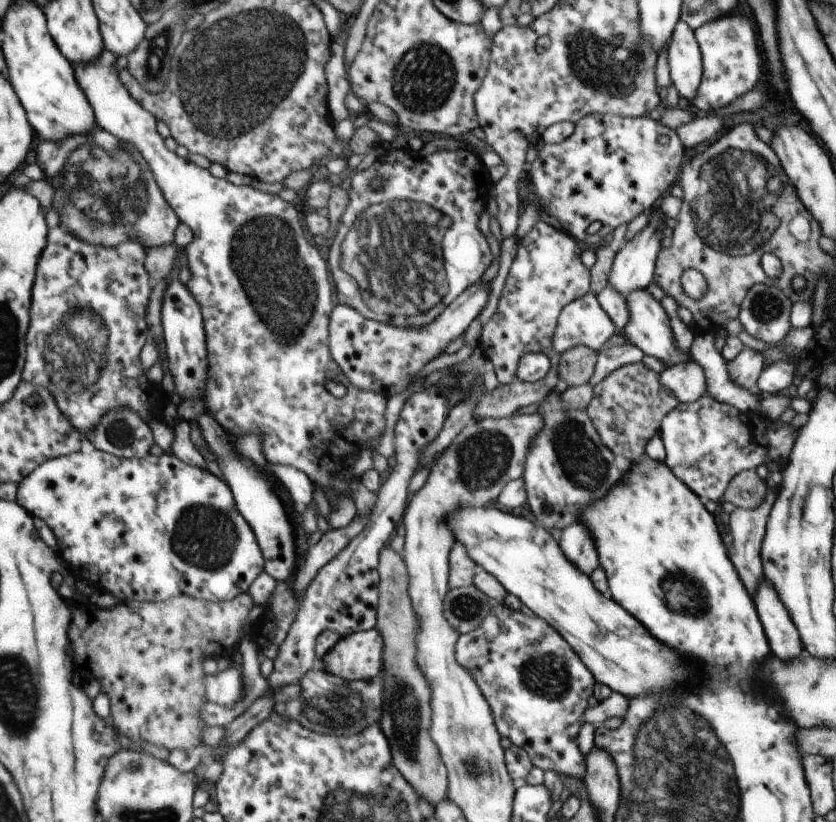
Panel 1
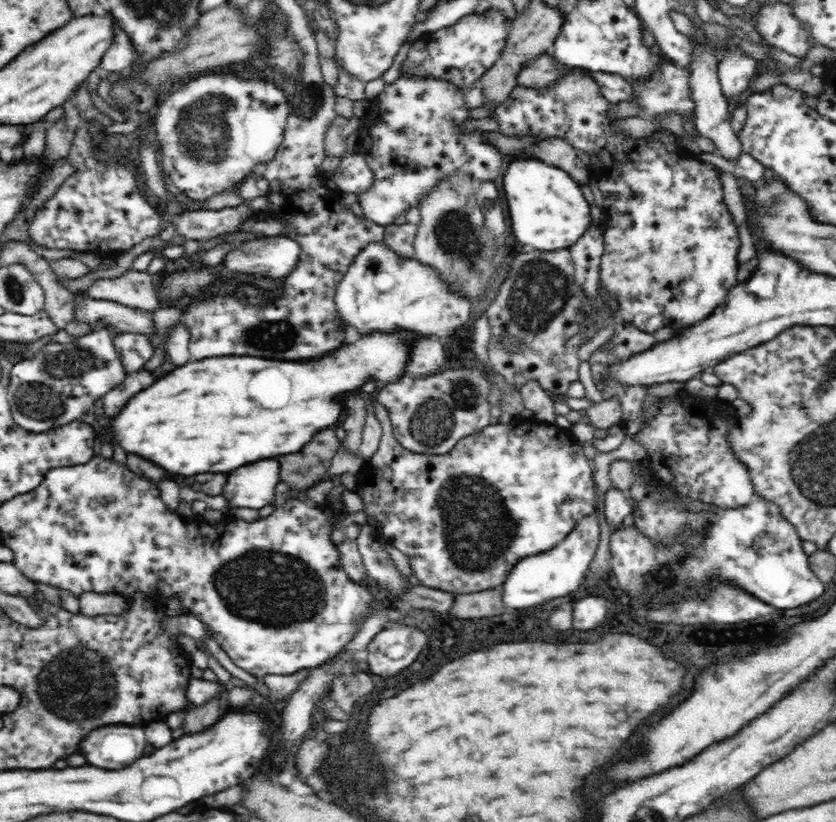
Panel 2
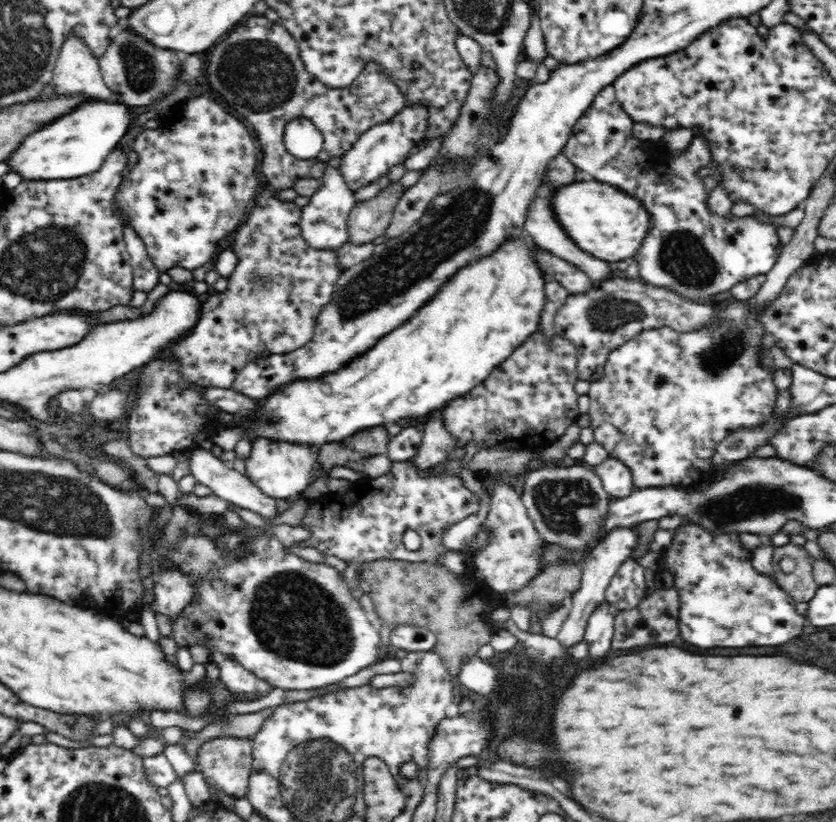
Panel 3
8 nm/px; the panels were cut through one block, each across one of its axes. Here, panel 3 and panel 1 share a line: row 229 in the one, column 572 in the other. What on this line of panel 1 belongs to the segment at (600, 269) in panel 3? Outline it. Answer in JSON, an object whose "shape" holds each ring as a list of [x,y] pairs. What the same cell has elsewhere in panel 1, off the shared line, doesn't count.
{"shape":[[[577,522],[561,530],[557,538],[565,556],[587,576],[593,574],[593,570],[599,566],[599,552],[591,530],[583,522]]]}

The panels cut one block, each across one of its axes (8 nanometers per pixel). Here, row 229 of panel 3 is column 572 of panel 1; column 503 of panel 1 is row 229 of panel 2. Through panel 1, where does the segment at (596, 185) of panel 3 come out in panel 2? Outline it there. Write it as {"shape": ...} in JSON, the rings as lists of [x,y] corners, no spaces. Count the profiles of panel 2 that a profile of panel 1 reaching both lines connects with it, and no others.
{"shape":[[[516,160],[506,170],[504,190],[510,208],[514,236],[522,244],[530,244],[538,252],[570,250],[582,234],[592,226],[590,202],[584,198],[578,184],[566,170],[548,166],[540,160]]]}

